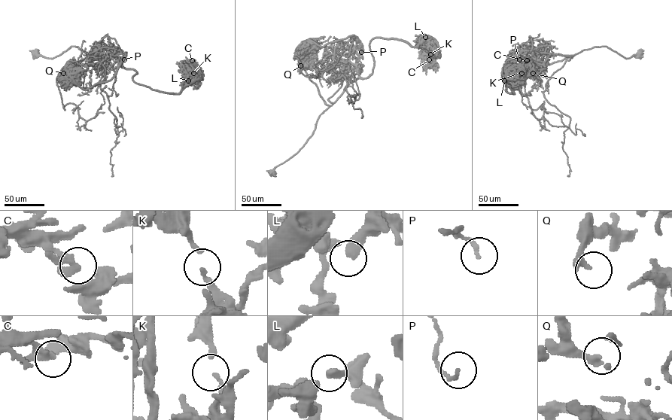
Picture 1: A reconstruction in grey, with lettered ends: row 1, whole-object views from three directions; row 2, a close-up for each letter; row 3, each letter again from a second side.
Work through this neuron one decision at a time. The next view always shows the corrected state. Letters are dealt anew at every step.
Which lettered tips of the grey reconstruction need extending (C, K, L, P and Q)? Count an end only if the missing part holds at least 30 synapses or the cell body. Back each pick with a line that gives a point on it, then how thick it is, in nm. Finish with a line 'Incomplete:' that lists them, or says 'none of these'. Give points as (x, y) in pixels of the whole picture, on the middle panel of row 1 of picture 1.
C: Place: (429, 59). Thickness 220 nm
Q: Place: (300, 65). Thickness 280 nm
Incomplete: C, Q

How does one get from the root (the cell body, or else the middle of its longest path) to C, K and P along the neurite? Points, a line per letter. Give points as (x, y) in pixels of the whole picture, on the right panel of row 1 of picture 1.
C: (640, 53), (626, 58), (600, 46), (551, 54), (545, 68), (511, 78), (508, 92), (504, 78), (527, 60)
K: (640, 53), (626, 58), (600, 46), (551, 54), (545, 68), (511, 78), (508, 92), (504, 80), (521, 73)
P: (640, 53), (637, 52), (626, 58), (610, 48), (600, 46), (570, 55), (521, 50), (515, 56), (519, 59)

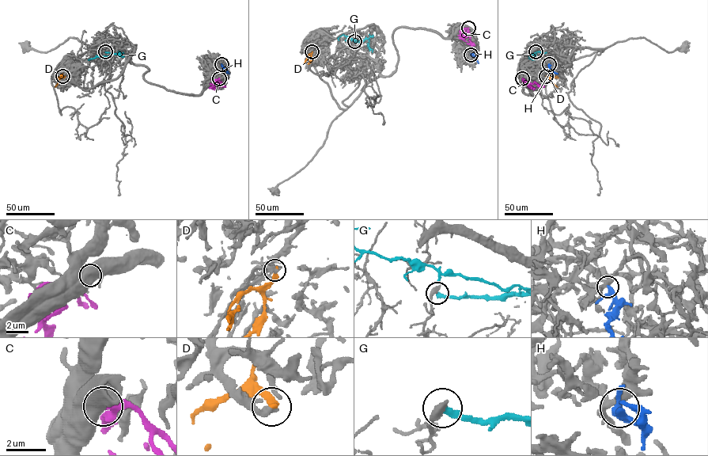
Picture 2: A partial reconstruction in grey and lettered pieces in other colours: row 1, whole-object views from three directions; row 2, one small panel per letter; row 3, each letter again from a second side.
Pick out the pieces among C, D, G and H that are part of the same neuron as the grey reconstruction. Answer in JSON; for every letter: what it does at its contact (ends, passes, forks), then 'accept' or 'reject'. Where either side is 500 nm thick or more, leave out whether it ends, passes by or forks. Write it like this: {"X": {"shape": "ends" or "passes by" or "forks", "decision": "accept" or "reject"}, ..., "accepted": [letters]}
{"C": {"decision": "accept"}, "D": {"shape": "ends", "decision": "accept"}, "G": {"shape": "ends", "decision": "reject"}, "H": {"shape": "passes by", "decision": "accept"}, "accepted": ["C", "D", "H"]}

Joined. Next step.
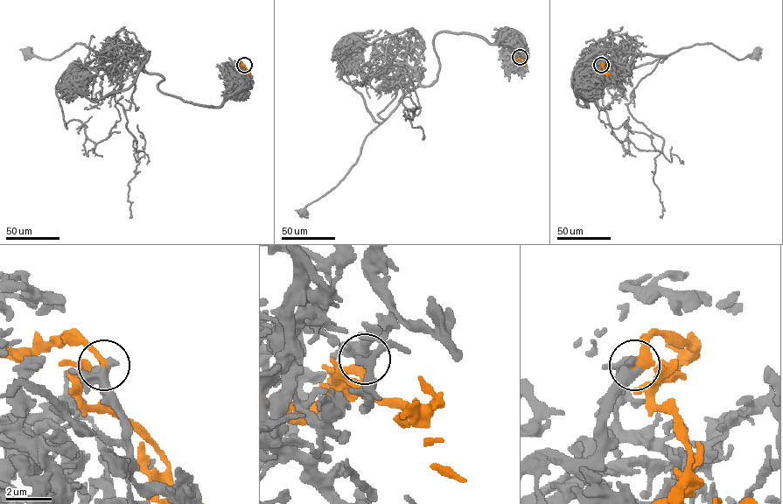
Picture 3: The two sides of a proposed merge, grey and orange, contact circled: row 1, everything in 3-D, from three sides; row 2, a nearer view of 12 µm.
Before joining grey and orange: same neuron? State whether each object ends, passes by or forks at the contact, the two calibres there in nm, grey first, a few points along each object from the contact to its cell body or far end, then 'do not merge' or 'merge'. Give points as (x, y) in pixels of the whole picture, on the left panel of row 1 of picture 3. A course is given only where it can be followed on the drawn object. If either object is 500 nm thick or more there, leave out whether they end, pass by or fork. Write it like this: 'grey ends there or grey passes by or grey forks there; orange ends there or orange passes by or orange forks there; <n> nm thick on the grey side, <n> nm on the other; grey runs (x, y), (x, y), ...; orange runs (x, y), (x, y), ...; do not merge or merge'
grey passes by; orange passes by; 440 nm thick on the grey side, 320 nm on the other; grey runs (244, 65), (242, 85), (206, 107), (163, 94), (162, 76), (130, 54), (76, 43), (50, 59), (27, 52); orange runs (244, 65), (250, 75); merge

